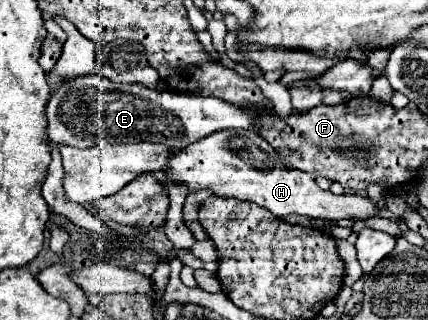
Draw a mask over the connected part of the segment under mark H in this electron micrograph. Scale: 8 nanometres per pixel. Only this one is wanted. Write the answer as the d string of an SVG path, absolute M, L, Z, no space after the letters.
M255 128L219 130L209 138L201 138L201 142L193 142L193 146L183 148L173 158L169 158L165 174L165 182L183 184L189 192L211 190L219 198L255 202L257 206L267 208L275 218L303 214L343 224L343 220L365 220L377 214L375 204L369 198L351 194L335 196L333 192L319 190L311 174L285 168L281 156L257 134Z

